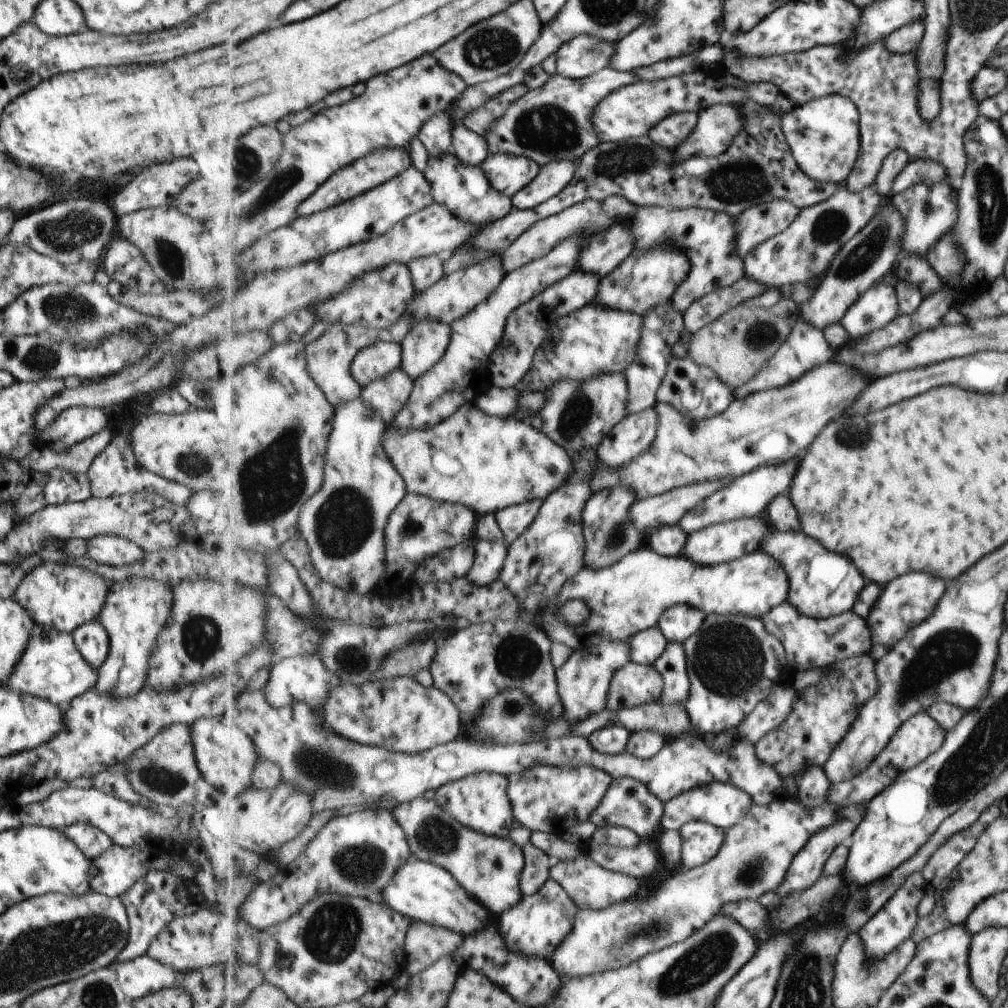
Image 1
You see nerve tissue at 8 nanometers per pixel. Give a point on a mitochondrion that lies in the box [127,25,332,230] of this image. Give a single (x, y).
(285, 180)

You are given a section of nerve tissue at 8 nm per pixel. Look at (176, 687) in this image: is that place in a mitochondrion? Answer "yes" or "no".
no

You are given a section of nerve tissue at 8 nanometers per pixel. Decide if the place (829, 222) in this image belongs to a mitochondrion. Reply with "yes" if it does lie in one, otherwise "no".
yes

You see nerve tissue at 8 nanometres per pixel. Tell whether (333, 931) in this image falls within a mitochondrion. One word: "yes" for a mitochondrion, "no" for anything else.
yes

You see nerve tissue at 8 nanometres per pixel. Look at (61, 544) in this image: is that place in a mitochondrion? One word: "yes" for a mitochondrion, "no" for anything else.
no

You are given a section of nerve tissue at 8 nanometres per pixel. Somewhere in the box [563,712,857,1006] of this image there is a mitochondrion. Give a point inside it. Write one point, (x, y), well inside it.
(704, 961)

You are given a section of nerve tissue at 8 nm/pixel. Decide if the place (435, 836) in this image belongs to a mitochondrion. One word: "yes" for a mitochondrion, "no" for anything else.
yes

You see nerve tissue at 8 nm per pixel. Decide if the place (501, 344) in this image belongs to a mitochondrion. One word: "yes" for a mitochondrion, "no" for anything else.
no

